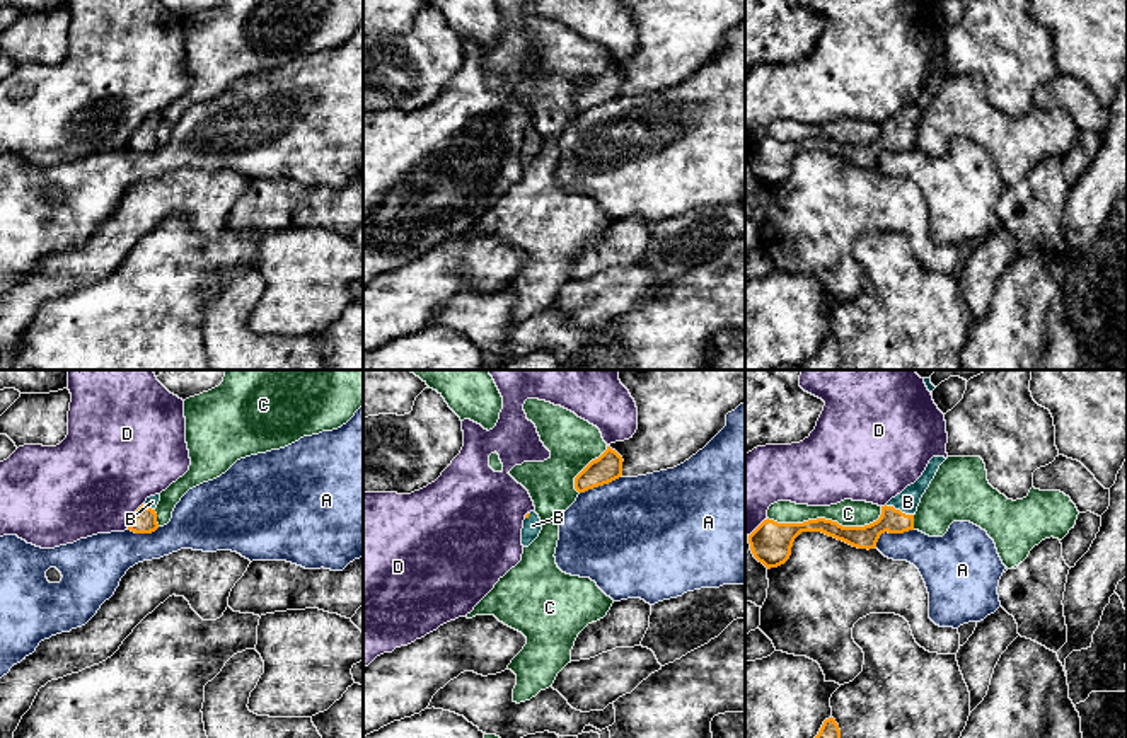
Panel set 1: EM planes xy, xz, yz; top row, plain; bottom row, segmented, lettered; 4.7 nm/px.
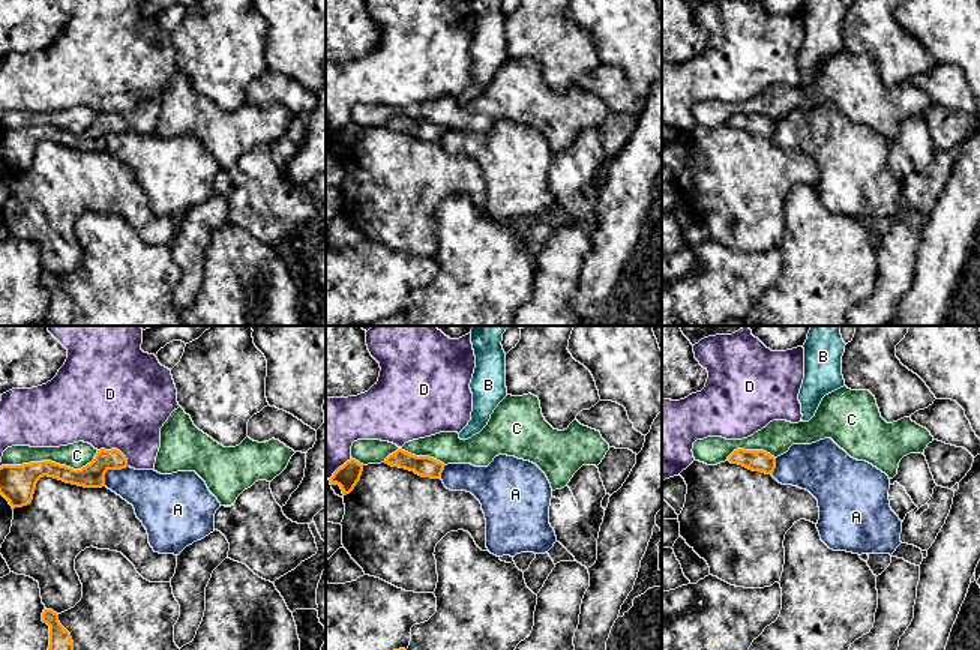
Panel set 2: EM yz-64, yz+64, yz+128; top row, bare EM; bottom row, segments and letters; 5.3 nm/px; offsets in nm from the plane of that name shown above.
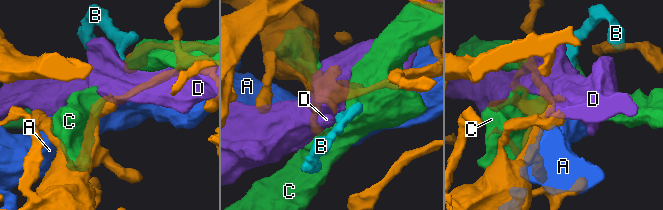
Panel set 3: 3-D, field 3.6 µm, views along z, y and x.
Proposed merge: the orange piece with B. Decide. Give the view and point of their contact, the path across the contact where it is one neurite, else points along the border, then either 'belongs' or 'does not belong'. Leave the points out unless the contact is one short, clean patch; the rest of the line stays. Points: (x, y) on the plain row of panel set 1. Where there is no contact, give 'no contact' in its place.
meets orange in yz at (899, 128); runs through yz (892, 138), (899, 128), (907, 120); belongs

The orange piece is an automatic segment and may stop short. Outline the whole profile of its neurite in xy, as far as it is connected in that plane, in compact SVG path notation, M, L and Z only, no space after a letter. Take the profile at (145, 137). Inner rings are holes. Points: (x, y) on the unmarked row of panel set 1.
M160 112L147 116L147 119L136 128L135 135L128 141L128 148L135 152L152 152L159 147L155 126L160 119Z

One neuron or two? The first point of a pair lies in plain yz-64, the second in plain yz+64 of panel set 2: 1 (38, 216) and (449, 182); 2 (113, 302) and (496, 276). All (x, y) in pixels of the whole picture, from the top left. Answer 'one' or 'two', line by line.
1: one
2: one

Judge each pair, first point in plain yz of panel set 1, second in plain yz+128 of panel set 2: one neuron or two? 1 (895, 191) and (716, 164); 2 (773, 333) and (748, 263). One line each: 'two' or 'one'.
1: one
2: one

